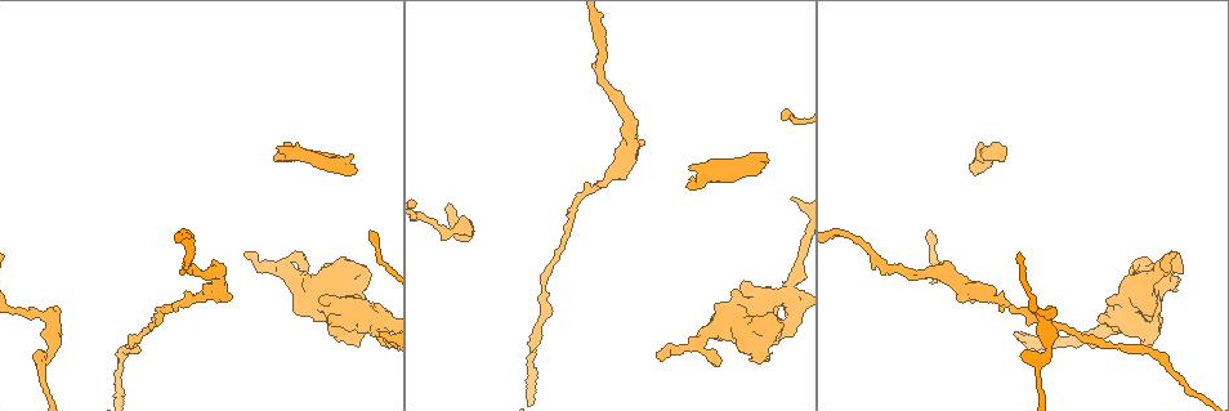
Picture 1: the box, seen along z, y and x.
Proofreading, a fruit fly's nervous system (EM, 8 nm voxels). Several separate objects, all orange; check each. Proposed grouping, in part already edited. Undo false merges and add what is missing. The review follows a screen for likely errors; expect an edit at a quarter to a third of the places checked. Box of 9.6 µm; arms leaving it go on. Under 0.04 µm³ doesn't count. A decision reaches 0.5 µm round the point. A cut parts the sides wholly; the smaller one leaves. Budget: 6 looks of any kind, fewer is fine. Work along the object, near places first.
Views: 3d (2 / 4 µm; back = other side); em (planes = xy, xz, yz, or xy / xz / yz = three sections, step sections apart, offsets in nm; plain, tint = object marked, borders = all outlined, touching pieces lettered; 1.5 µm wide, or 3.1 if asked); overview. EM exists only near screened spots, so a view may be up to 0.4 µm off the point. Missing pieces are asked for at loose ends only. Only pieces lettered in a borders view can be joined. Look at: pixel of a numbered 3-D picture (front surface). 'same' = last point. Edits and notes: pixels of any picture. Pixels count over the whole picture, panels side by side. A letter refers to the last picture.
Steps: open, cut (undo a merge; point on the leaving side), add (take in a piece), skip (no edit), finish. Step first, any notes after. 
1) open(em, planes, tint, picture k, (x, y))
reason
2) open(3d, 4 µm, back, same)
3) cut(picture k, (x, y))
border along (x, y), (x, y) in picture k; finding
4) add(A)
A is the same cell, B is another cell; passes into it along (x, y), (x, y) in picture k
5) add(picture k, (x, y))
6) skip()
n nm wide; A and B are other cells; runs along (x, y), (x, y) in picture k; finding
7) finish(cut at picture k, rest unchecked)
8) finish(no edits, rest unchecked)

open(em, xz, step 8, borders, picture 1, (39, 354))
branch stops here

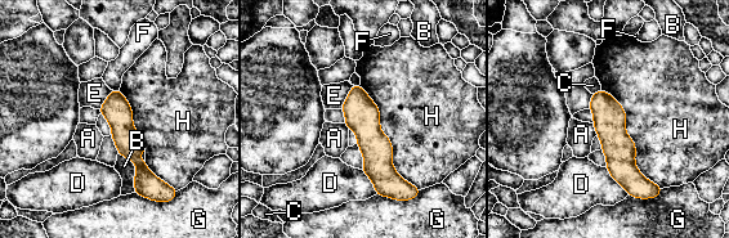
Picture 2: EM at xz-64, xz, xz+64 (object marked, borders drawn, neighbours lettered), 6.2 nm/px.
skip()
A, B, C, D, E, F, G and H are other cells; runs along (354, 89), (378, 164), (403, 188) in picture 2; no lettered piece goes on from it

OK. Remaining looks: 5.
open(3d, 4 µm, picture 1, (1145, 343))
stops while still wide

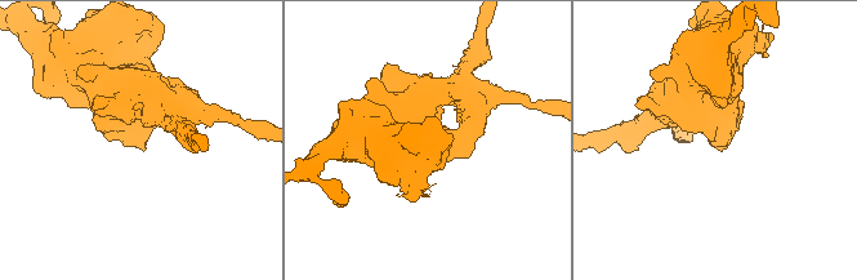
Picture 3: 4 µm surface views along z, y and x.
open(em, 3.1 µm, planes, borders, picture 3, (140, 149))

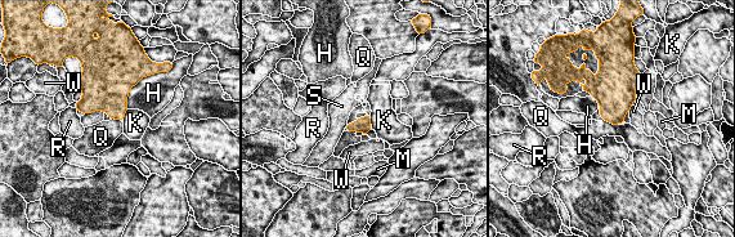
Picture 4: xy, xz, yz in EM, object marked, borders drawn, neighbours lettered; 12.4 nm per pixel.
skip()
H, K, M, Q, R, S and W are other cells; border along (604, 119), (617, 125) in picture 4; no lettered piece goes on from it

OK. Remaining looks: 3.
open(3d, 4 µm, picture 1, (765, 355))
free end

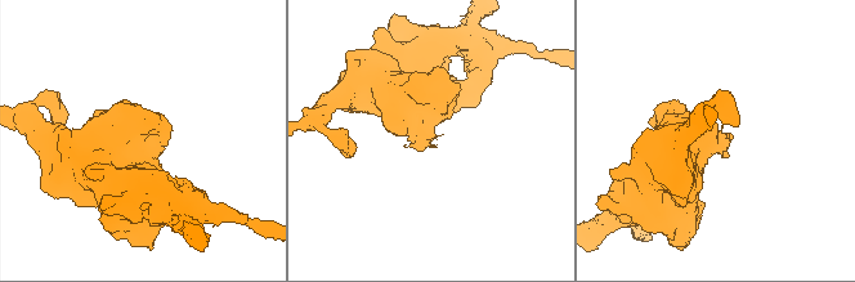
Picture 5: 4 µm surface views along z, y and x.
open(em, planes, borders, picture 5, (722, 128))
now the EM

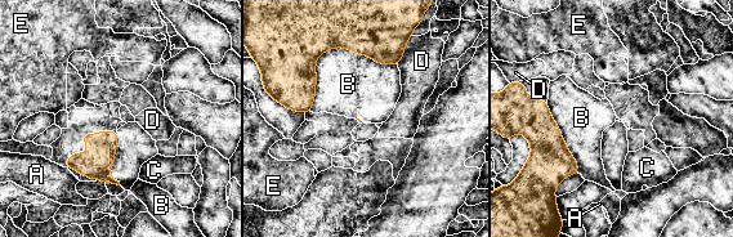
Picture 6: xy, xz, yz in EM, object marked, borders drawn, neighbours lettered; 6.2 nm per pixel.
skip()
A, B, C, D and E are other cells; border along (397, 65), (325, 50), (309, 110) in picture 6; no lettered piece goes on from it

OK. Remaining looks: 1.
finish(no edits, rest unchecked)

